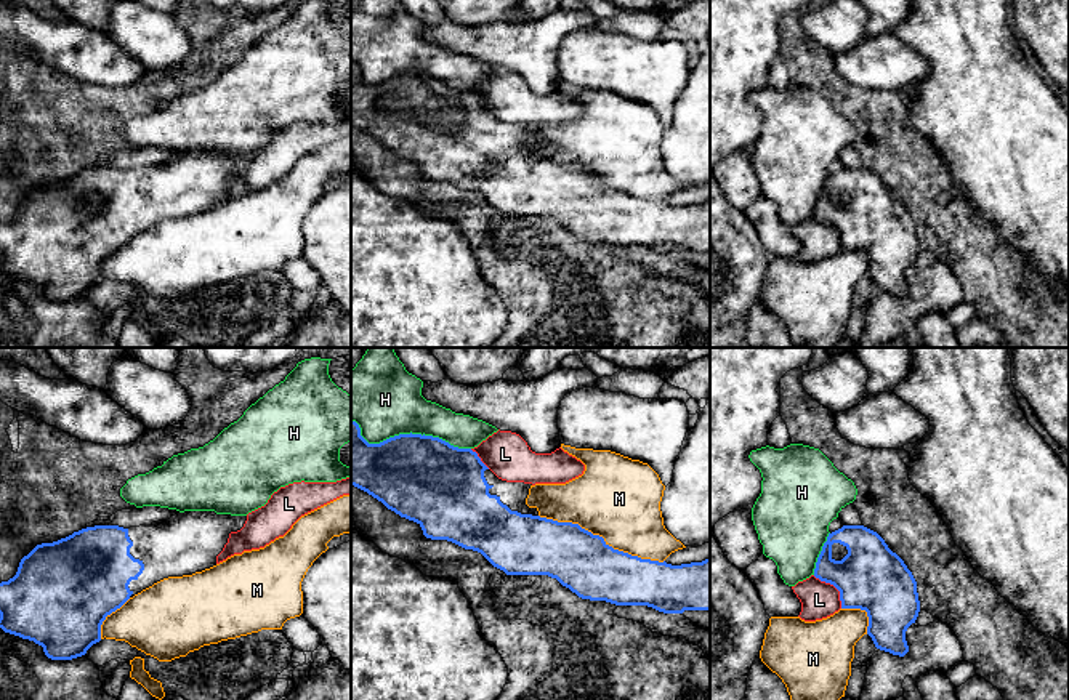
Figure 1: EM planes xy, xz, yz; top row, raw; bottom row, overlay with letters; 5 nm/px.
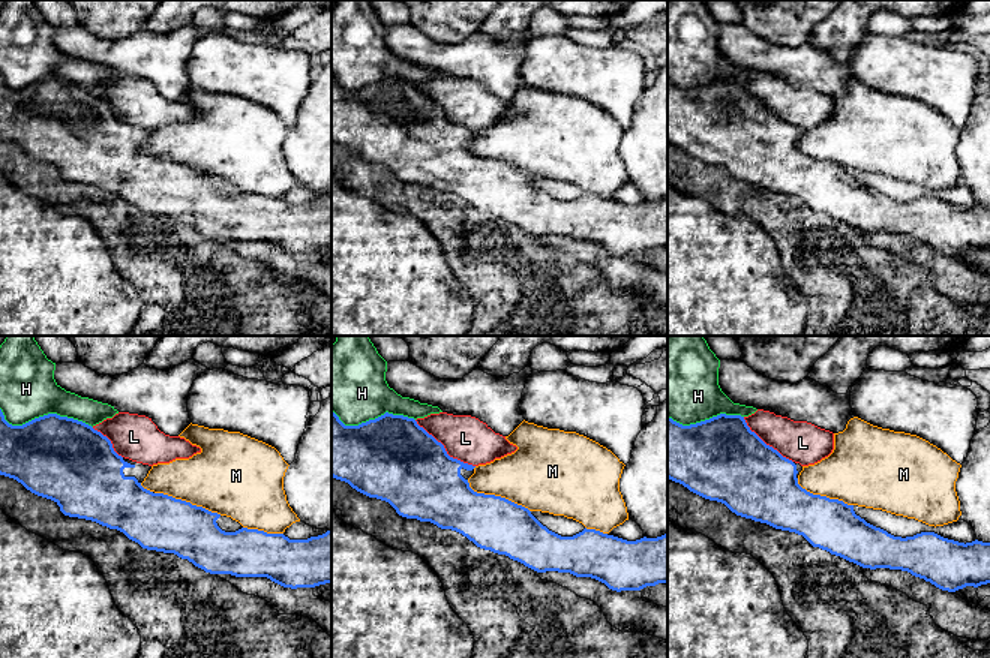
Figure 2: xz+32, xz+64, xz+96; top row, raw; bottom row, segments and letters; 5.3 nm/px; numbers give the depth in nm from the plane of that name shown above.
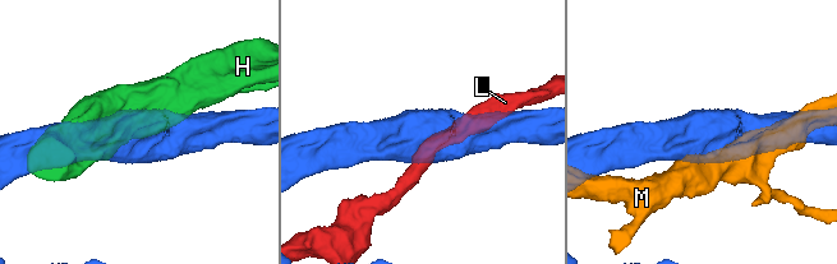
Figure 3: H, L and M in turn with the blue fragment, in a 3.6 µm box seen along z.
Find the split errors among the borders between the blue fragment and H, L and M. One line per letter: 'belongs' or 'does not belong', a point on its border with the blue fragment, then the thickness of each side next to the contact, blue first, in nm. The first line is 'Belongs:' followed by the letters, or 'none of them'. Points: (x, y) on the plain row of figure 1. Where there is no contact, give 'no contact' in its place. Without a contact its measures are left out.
Belongs: none of them
H: does not belong; contact xz (407, 76); calibres 440 and 360 nm
L: does not belong; contact yz (834, 226); calibres 340 and 190 nm
M: does not belong; contact xz (601, 178); calibres 300 and 420 nm

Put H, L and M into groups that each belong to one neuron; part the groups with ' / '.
H / L / M

